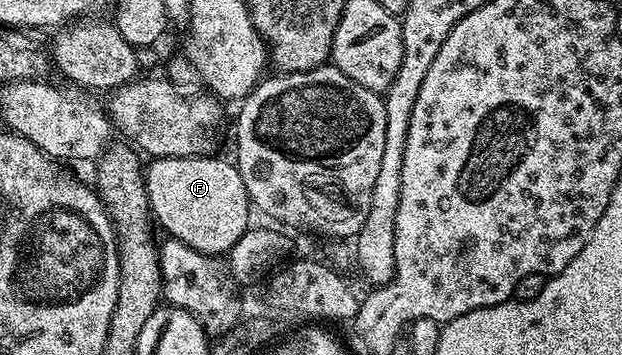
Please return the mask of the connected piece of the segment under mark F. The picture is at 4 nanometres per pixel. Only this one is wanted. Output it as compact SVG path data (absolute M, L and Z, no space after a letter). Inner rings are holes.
M219 155L200 157L156 157L145 166L146 190L150 200L150 212L157 224L173 240L184 243L201 253L229 254L231 247L251 228L250 196L240 179L240 171L233 160L225 161Z

